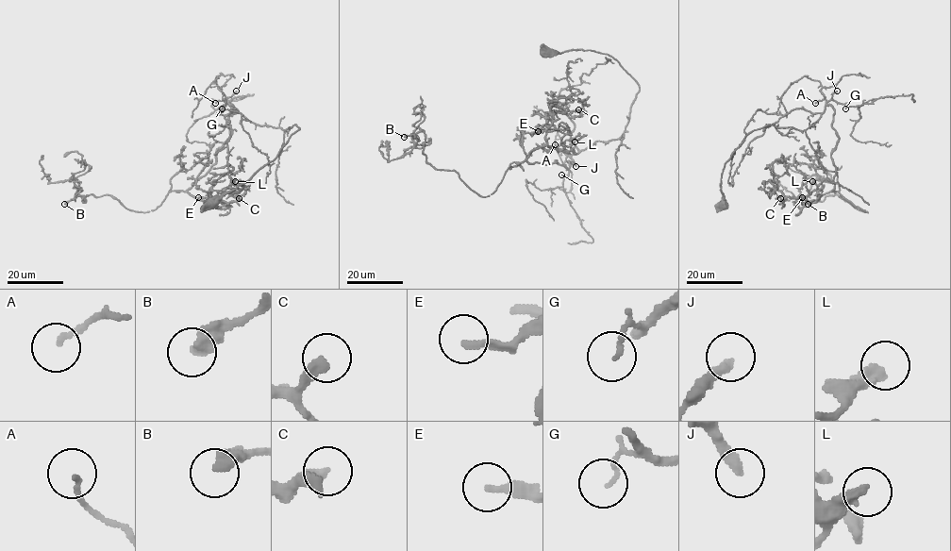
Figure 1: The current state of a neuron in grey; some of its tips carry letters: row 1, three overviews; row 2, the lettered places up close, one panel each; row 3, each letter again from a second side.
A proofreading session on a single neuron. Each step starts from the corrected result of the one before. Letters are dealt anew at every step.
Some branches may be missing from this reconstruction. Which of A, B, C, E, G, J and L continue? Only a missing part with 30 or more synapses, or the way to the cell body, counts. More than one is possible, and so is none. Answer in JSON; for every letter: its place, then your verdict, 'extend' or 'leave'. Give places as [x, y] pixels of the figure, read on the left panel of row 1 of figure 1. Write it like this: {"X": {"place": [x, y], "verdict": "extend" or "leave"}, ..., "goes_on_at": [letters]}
{"A": {"place": [215, 103], "verdict": "leave"}, "B": {"place": [64, 204], "verdict": "leave"}, "C": {"place": [239, 198], "verdict": "leave"}, "E": {"place": [198, 197], "verdict": "leave"}, "G": {"place": [222, 108], "verdict": "leave"}, "J": {"place": [236, 91], "verdict": "leave"}, "L": {"place": [235, 181], "verdict": "leave"}, "goes_on_at": []}

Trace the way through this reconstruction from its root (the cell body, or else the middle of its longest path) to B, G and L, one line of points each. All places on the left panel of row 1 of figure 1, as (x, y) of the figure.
B: (208, 205), (300, 128), (257, 125), (231, 105), (216, 162), (156, 209), (107, 194), (64, 204)
G: (208, 205), (271, 162), (300, 128), (293, 125), (283, 130), (257, 125), (225, 100), (228, 104), (222, 108)
L: (208, 205), (271, 162), (300, 128), (257, 125), (231, 105), (230, 137), (188, 192), (208, 201), (235, 181)

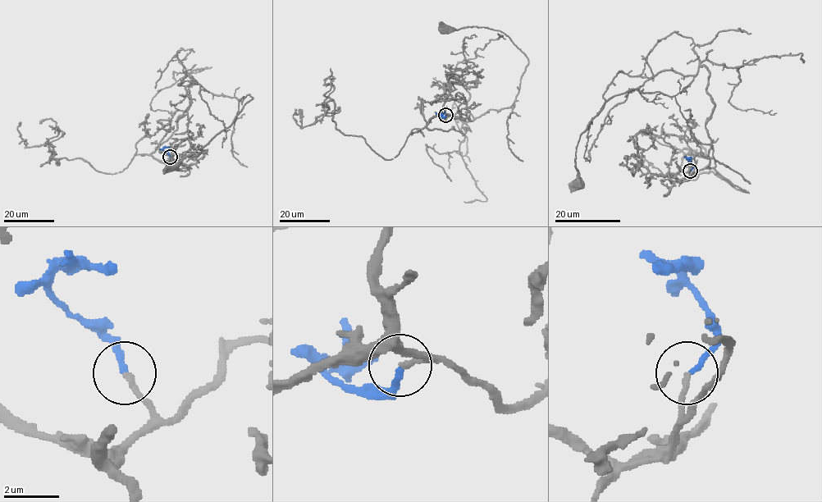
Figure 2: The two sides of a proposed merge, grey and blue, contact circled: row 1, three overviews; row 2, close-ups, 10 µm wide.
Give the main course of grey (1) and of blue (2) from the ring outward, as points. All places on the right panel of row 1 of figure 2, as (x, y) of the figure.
1: (690, 170), (688, 180), (710, 161), (714, 103), (700, 66), (675, 95), (610, 97), (580, 134), (576, 184)
2: (690, 170), (693, 163), (689, 157), (686, 158)

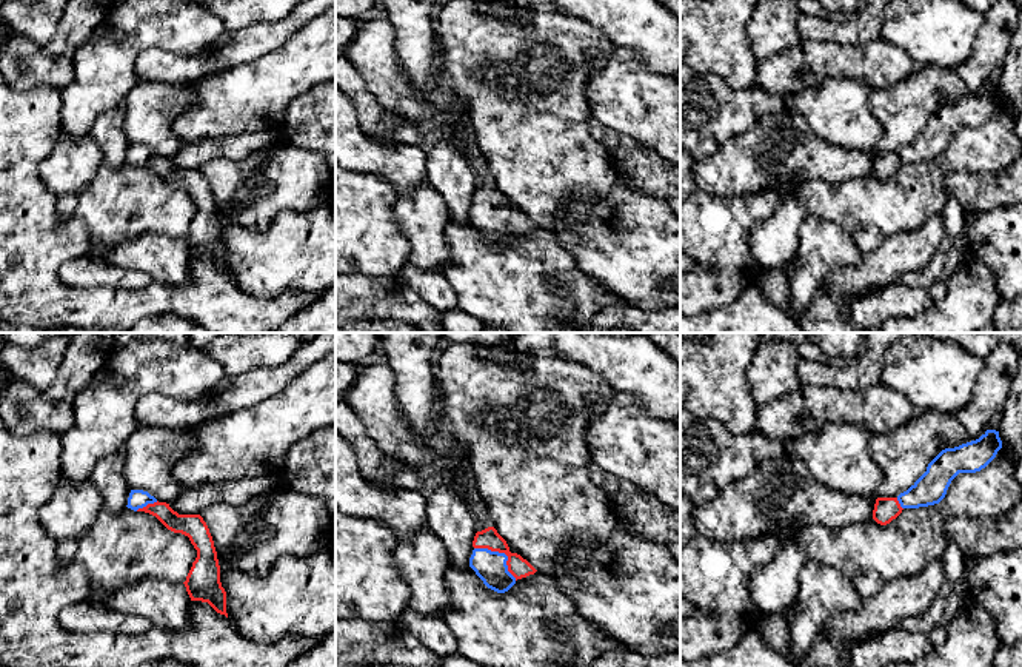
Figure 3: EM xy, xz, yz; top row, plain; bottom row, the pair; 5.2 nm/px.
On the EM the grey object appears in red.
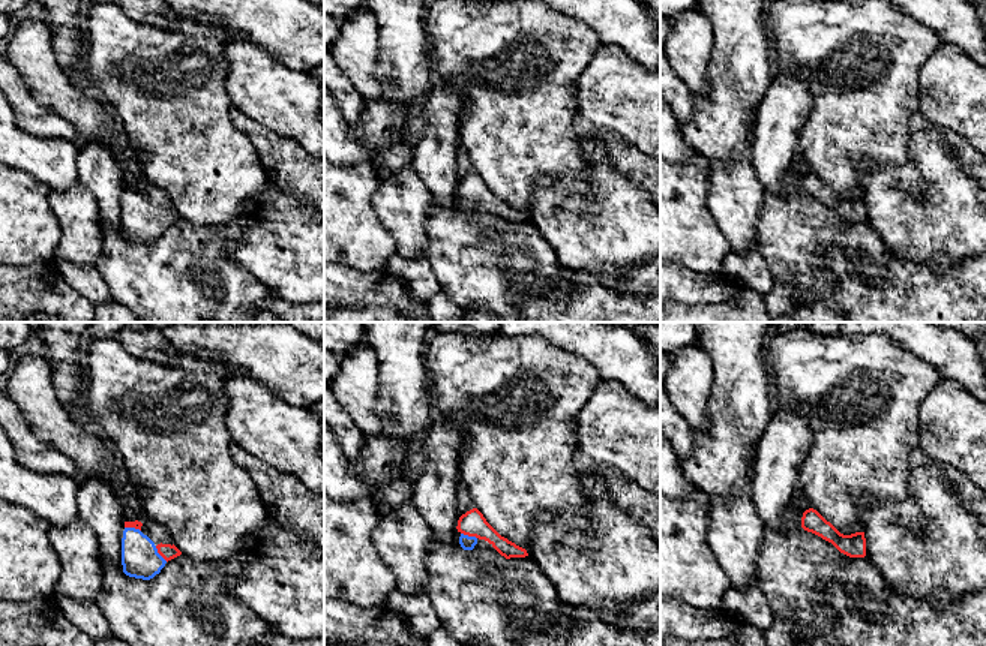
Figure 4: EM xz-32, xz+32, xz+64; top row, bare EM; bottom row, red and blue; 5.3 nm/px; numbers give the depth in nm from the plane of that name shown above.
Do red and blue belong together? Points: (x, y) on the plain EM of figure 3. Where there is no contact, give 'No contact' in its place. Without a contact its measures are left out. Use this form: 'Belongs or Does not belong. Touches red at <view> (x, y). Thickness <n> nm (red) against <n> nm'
Belongs. Touches red at xz (502, 207). Thickness 110 nm (red) against 160 nm

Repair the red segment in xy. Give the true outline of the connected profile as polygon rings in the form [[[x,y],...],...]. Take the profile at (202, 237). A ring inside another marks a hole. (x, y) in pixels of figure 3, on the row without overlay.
[[[131,145],[128,163],[155,171],[168,185],[189,193],[197,213],[183,237],[191,256],[208,257],[217,268],[226,268],[226,246],[220,237],[220,220],[212,191],[200,169],[179,169],[169,159],[159,157],[143,145]]]

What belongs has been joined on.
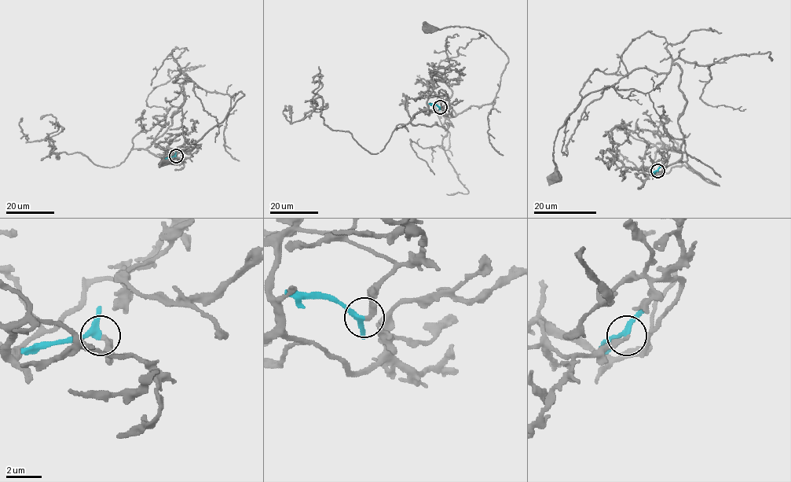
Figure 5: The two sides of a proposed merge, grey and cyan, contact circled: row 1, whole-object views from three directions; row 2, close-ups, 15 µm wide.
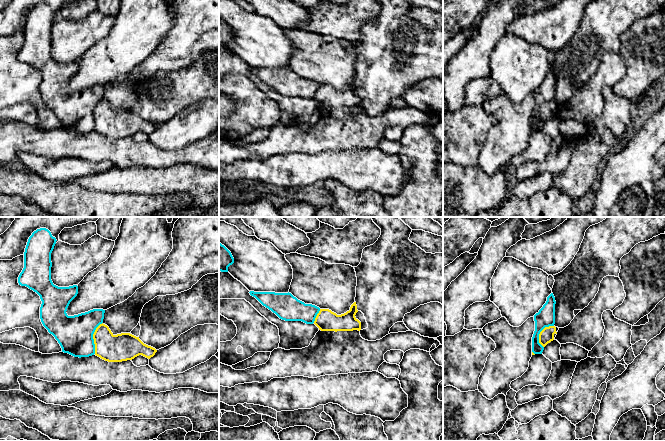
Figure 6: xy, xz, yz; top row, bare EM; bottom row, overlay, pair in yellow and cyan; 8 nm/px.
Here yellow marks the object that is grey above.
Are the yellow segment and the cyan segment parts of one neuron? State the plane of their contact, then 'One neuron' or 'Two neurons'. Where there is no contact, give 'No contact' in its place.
Touches yellow in xy. Two neurons

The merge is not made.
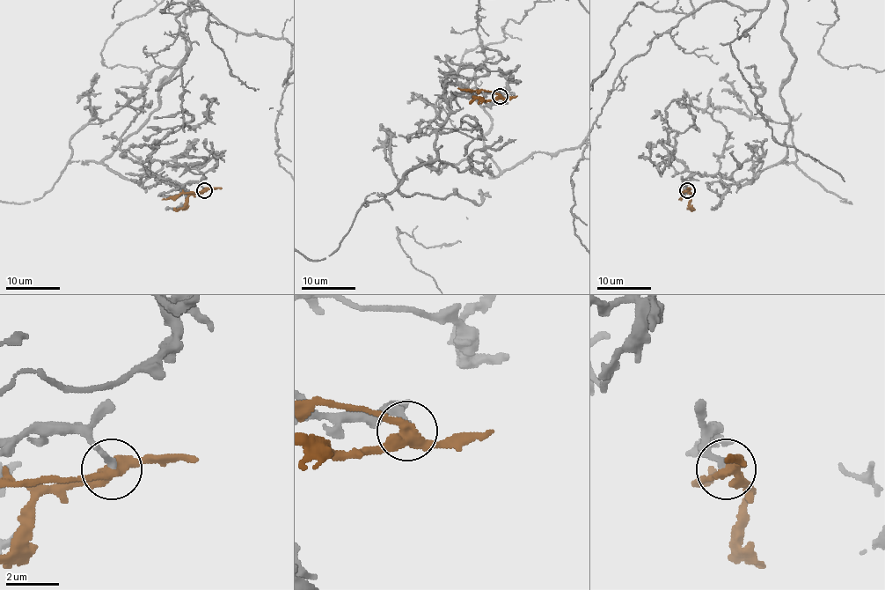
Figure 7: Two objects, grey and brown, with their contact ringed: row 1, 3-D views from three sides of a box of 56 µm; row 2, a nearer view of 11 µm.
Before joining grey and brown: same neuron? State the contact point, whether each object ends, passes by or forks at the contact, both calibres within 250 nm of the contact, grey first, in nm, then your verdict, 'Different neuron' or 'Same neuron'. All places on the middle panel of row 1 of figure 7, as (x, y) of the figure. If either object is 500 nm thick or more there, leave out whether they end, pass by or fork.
Place: (500, 96). At the ring grey ends. At the ring brown forks. Thickness 260 nm (grey) against 360 nm. Same neuron

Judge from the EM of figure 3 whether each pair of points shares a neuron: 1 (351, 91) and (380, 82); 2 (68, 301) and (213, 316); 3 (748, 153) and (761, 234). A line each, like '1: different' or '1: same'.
1: different
2: same
3: different

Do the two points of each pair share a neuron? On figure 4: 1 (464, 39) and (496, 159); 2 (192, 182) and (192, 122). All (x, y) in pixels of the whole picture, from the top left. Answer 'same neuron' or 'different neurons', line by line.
1: same neuron
2: same neuron

